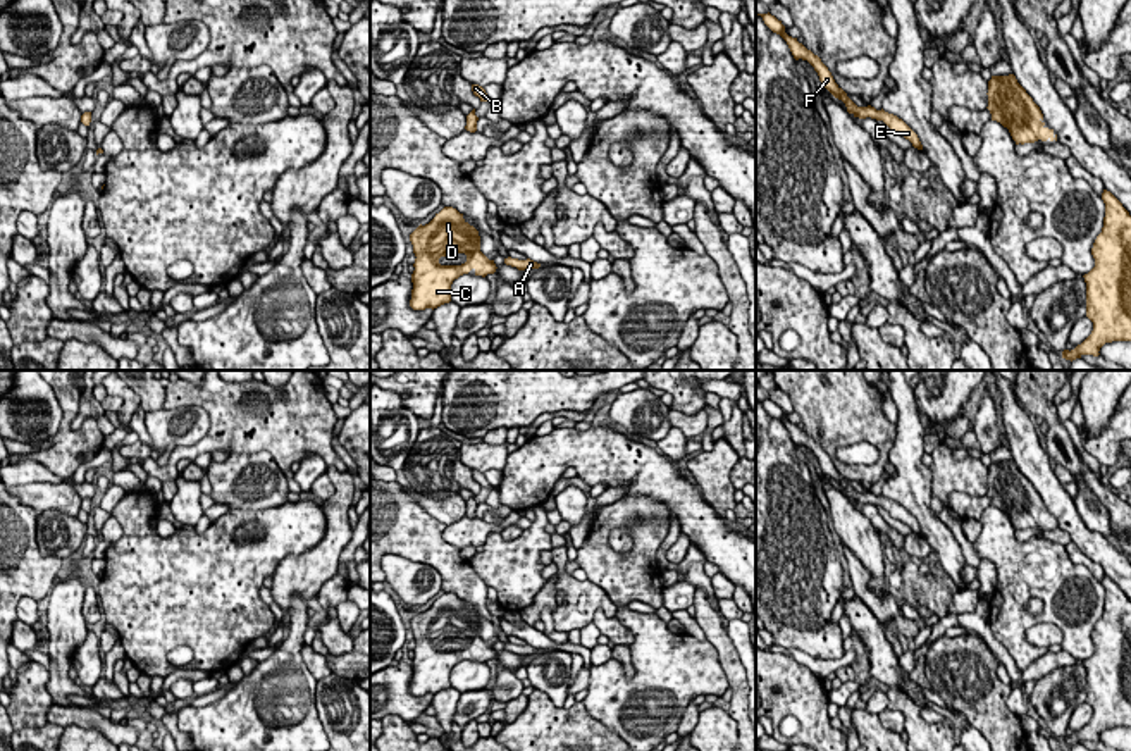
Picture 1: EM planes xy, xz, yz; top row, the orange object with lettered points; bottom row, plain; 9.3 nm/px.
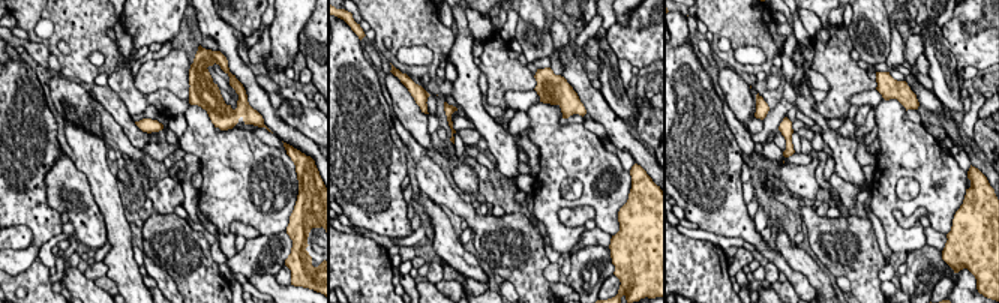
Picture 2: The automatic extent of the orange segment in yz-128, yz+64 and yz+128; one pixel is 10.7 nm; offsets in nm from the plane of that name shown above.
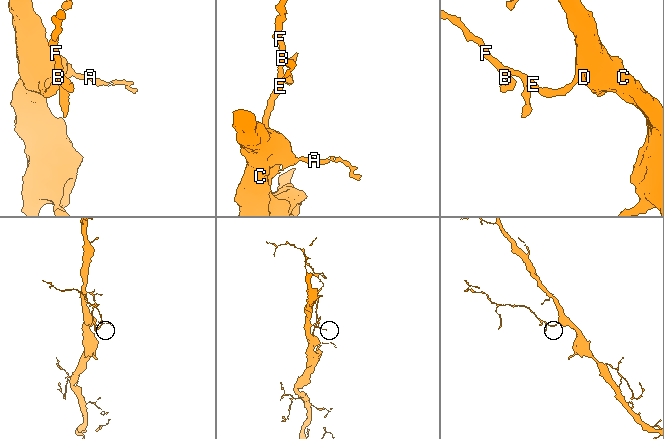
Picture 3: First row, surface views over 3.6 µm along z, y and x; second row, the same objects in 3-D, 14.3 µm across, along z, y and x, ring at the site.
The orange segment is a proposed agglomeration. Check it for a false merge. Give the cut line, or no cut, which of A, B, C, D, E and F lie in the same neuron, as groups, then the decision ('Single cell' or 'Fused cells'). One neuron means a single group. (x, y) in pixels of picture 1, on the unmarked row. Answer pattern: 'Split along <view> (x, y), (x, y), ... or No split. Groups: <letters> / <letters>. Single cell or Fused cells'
No split. Groups: A B C D E F. Single cell

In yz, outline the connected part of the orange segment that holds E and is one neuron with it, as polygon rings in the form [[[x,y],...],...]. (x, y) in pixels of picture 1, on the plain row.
[[[756,400],[761,401],[764,410],[776,420],[780,420],[795,446],[802,444],[807,446],[814,456],[819,462],[821,472],[826,474],[835,484],[842,486],[847,493],[847,498],[852,500],[854,503],[859,505],[876,505],[876,506],[883,506],[890,517],[904,522],[905,525],[909,525],[912,529],[914,534],[923,536],[923,531],[918,524],[918,520],[897,501],[881,496],[876,496],[875,493],[868,491],[868,493],[857,493],[849,482],[847,479],[835,469],[831,458],[828,456],[828,453],[821,448],[821,444],[818,441],[814,441],[811,436],[807,436],[802,429],[797,427],[797,424],[792,424],[785,419],[785,412],[782,410],[782,407],[778,407],[775,401],[768,400]]]

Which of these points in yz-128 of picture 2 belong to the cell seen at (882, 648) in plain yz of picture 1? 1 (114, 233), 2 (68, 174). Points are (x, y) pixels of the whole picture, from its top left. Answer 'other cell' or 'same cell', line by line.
1: other cell
2: same cell

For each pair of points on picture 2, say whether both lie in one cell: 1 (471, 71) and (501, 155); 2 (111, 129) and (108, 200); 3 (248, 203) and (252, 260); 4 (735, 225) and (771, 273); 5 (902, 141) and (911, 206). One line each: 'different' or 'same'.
1: same
2: different
3: different
4: different
5: same

